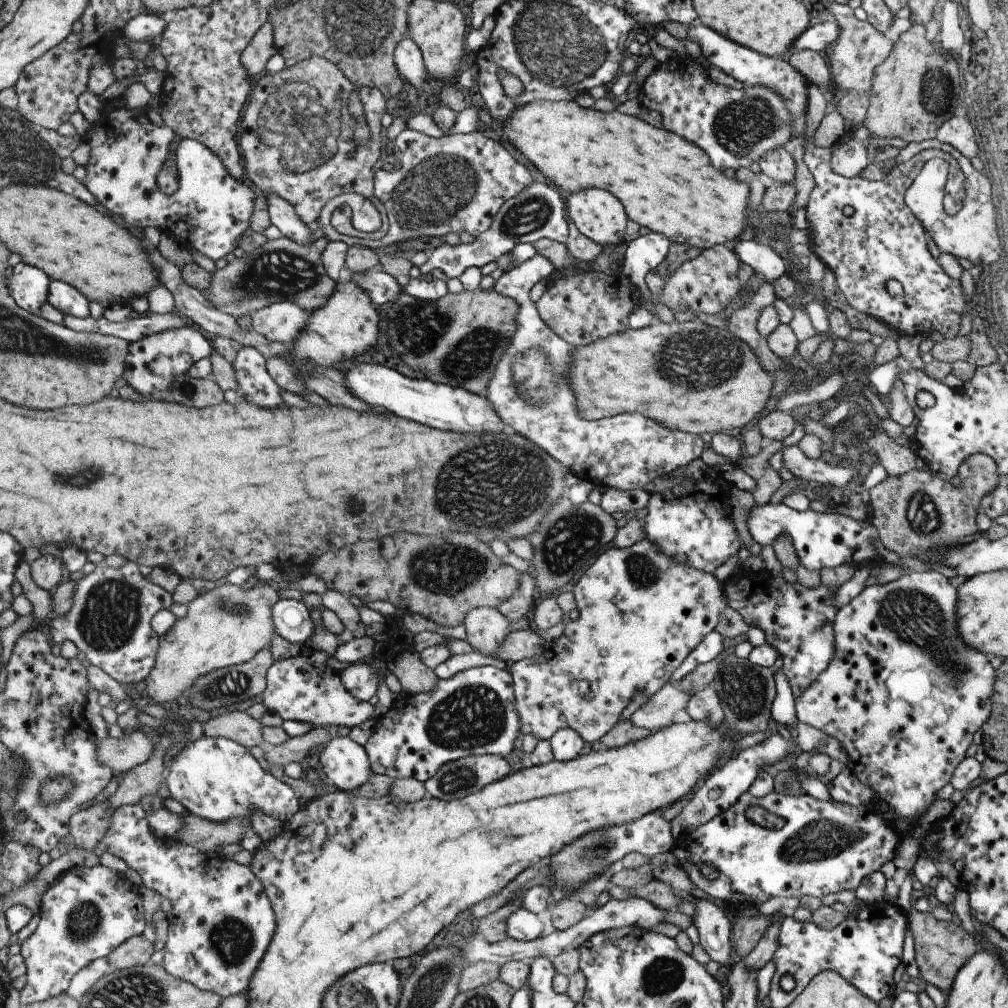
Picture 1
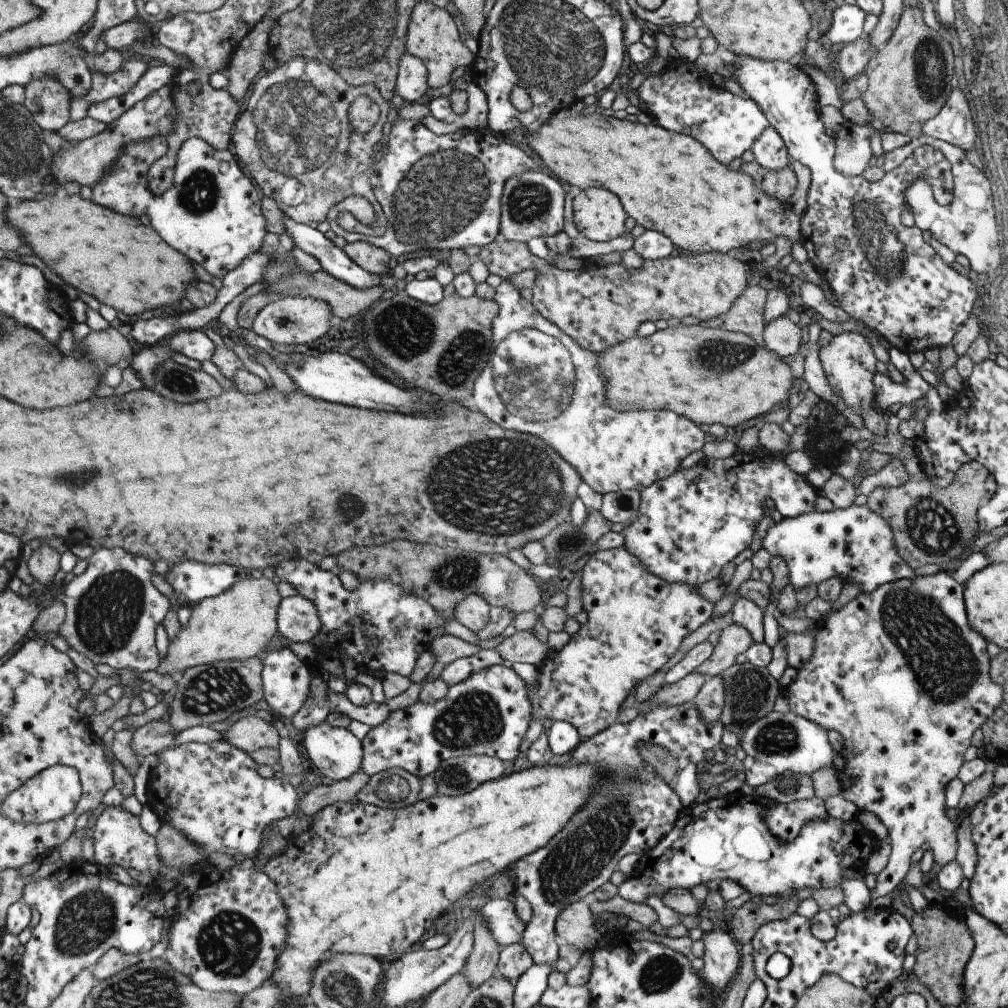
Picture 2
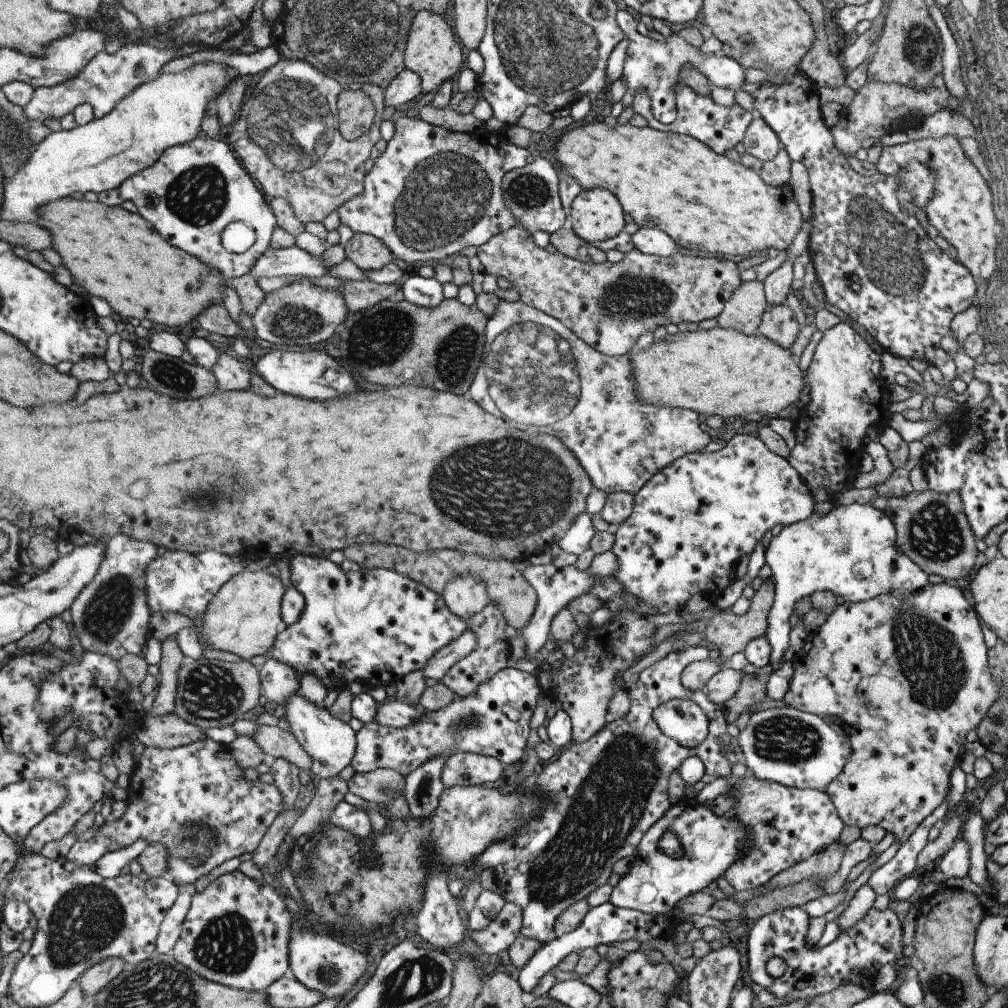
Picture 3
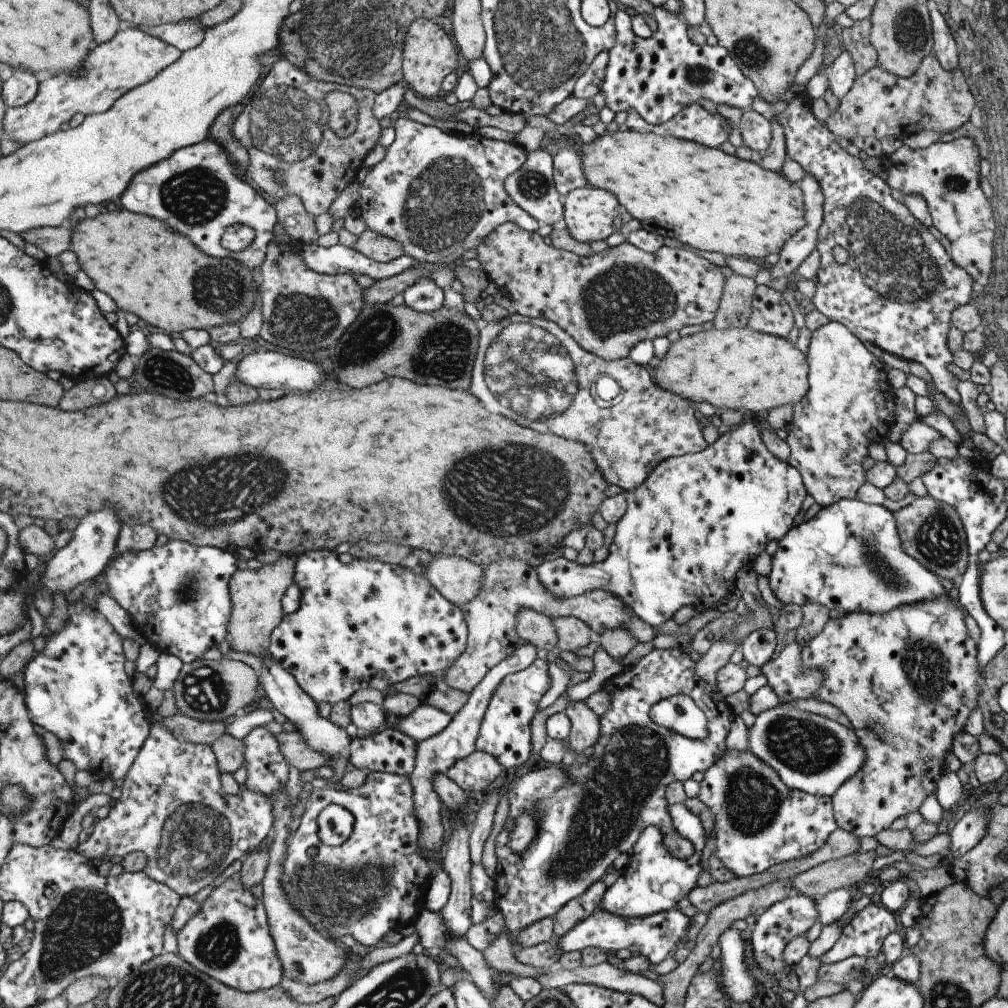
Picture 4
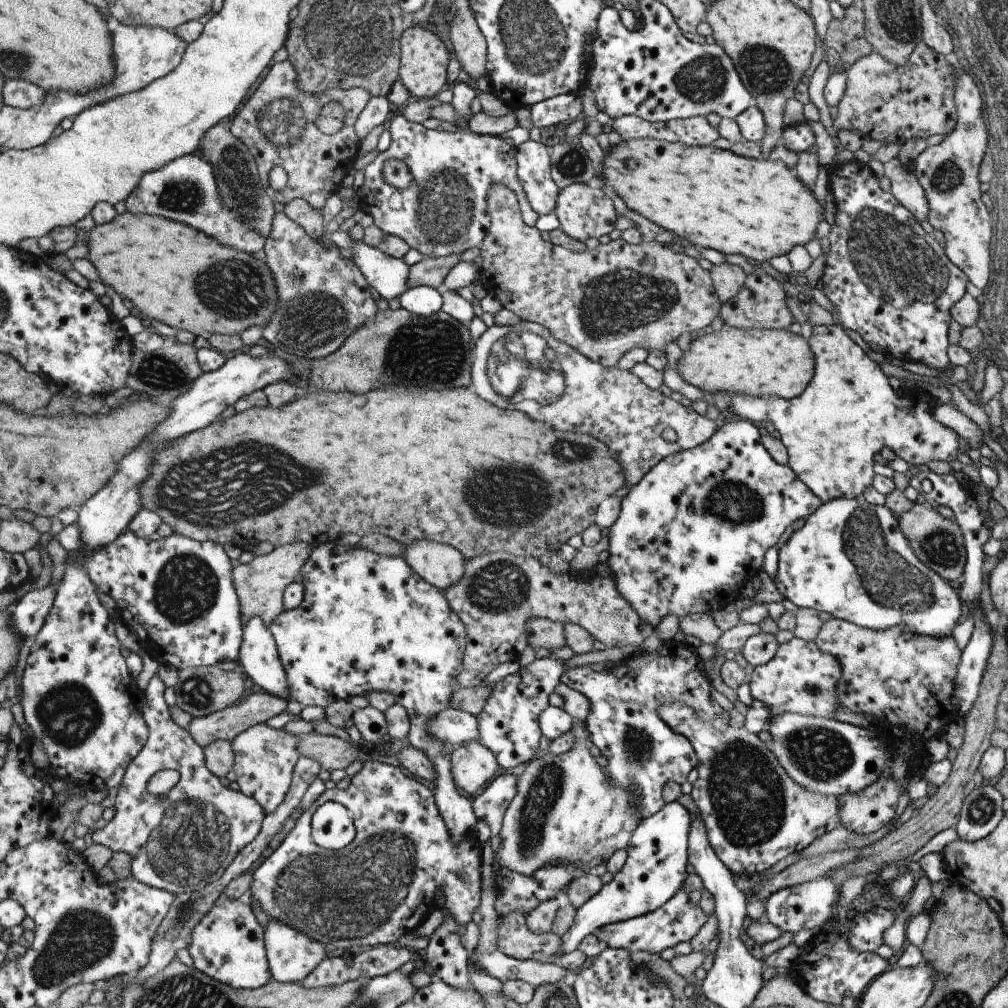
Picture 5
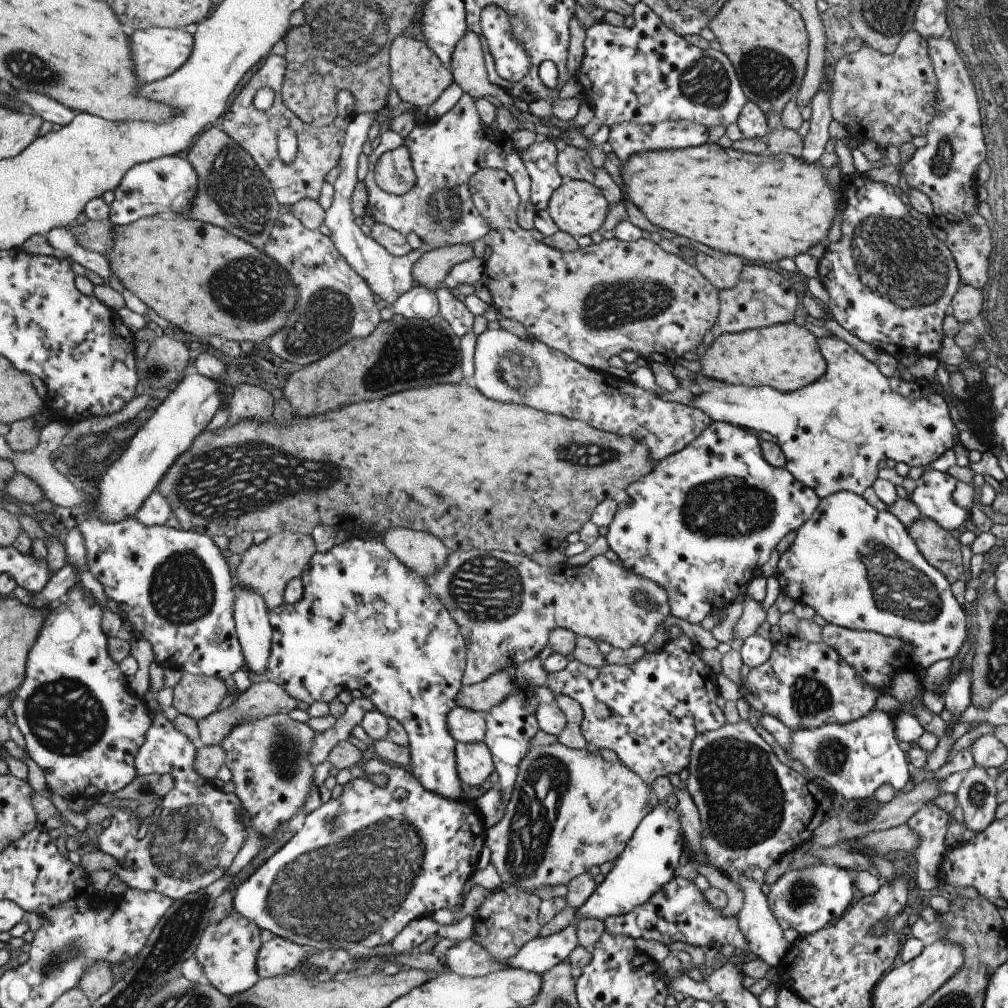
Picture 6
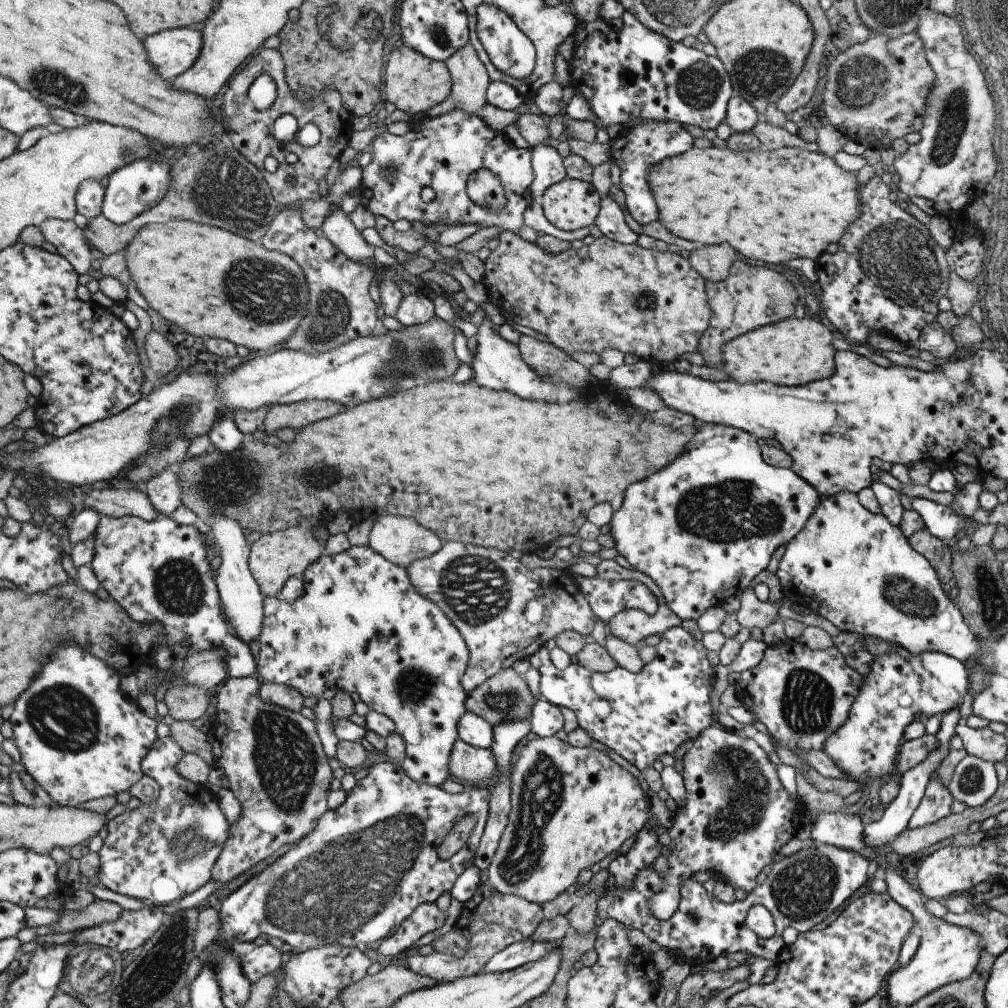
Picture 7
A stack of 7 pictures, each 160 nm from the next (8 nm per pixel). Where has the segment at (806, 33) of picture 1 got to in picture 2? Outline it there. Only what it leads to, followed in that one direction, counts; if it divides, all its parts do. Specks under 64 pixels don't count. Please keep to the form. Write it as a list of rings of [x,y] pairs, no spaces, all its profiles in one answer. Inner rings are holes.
[[[841,4],[833,9],[832,14],[829,28],[819,35],[817,42],[847,44],[863,34],[861,26],[866,14],[859,7]]]

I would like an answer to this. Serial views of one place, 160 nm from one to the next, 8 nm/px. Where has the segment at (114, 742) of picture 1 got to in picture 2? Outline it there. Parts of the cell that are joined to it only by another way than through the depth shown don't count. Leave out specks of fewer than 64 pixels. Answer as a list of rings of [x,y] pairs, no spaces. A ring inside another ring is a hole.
[[[151,721],[134,731],[132,747],[139,758],[173,748],[178,731],[167,722]]]

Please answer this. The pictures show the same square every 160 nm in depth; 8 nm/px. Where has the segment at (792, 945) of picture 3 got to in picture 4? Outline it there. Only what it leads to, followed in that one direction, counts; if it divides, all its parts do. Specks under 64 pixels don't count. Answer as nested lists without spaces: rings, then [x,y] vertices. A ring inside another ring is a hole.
[[[791,893],[783,900],[773,903],[769,908],[759,912],[755,916],[755,922],[751,924],[751,952],[755,964],[767,972],[778,977],[788,969],[784,963],[782,952],[785,945],[796,936],[803,935],[815,922],[816,911],[813,899],[805,895]],[[863,906],[845,926],[843,934],[826,953],[819,957],[823,966],[835,966],[844,958],[863,956],[873,959],[881,950],[883,939],[895,930],[895,918],[884,906]]]

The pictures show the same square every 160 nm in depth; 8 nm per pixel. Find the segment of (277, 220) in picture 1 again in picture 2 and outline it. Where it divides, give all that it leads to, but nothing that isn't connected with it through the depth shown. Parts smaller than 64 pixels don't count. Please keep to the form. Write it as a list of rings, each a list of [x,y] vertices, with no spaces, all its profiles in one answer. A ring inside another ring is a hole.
[[[291,217],[284,218],[287,234],[295,245],[303,252],[311,254],[318,260],[320,268],[333,278],[357,290],[367,290],[375,287],[375,277],[354,262],[330,240],[325,238],[319,230],[307,226],[305,223],[294,221]]]

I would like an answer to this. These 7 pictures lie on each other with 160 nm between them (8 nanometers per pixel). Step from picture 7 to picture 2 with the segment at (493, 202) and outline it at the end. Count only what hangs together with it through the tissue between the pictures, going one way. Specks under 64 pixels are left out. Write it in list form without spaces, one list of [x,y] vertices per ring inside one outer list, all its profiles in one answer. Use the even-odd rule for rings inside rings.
[[[499,235],[493,242],[480,248],[477,258],[483,262],[488,274],[496,274],[501,279],[507,279],[521,270],[535,270],[538,276],[531,288],[531,304],[543,318],[559,327],[579,346],[594,353],[600,353],[603,349],[635,335],[636,328],[643,321],[654,322],[661,318],[665,320],[668,318],[680,319],[685,316],[693,316],[701,321],[725,314],[733,301],[747,287],[744,264],[726,253],[717,251],[698,255],[678,251],[661,260],[643,261],[639,269],[630,269],[621,264],[614,264],[588,272],[566,271],[556,269],[551,262],[547,262],[547,259],[540,259],[532,255],[526,243],[508,241]]]

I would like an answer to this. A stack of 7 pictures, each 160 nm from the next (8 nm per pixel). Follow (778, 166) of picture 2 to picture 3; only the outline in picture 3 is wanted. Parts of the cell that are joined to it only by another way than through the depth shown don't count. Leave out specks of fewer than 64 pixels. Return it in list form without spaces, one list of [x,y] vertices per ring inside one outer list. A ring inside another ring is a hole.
[[[755,115],[745,129],[742,144],[745,153],[762,160],[762,162],[771,160],[777,154],[777,151],[782,148],[777,135],[758,115]]]

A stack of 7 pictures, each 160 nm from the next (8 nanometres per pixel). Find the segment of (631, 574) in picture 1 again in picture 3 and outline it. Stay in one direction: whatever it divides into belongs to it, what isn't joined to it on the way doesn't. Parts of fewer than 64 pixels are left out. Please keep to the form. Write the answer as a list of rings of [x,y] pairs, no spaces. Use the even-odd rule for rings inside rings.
[[[609,550],[594,555],[587,567],[588,573],[599,582],[589,589],[591,596],[601,601],[601,607],[615,612],[615,616],[602,625],[590,627],[583,646],[573,656],[565,657],[559,668],[550,670],[554,703],[569,717],[574,742],[586,741],[607,724],[608,702],[620,686],[621,674],[656,647],[653,634],[657,628],[647,621],[646,615],[659,613],[658,608],[623,590],[614,577],[617,566],[616,556]]]

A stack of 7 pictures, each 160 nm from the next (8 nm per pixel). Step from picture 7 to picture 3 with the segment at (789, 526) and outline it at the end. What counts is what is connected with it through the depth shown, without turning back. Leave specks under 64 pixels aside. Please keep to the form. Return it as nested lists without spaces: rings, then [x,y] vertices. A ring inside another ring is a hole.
[[[737,434],[726,442],[723,448],[712,453],[699,451],[696,453],[687,453],[671,464],[664,466],[658,473],[655,473],[643,486],[632,495],[633,506],[631,514],[618,526],[612,544],[611,551],[617,559],[617,570],[614,577],[619,581],[624,591],[635,595],[640,601],[653,605],[658,608],[658,612],[668,613],[670,610],[681,611],[685,608],[685,603],[691,596],[697,593],[703,593],[705,596],[714,601],[721,596],[721,592],[731,583],[729,576],[733,575],[733,564],[741,556],[749,555],[761,542],[761,538],[766,531],[771,532],[775,524],[782,527],[795,523],[803,522],[811,518],[813,510],[812,491],[810,491],[805,482],[799,477],[799,474],[787,463],[786,459],[781,458],[778,454],[767,450],[767,447],[760,441],[755,434]],[[551,563],[546,565],[527,565],[522,570],[524,579],[536,594],[536,607],[534,608],[531,618],[521,630],[522,637],[525,641],[524,660],[530,660],[531,657],[538,656],[537,650],[543,646],[545,640],[549,637],[548,628],[556,612],[567,606],[567,603],[580,594],[589,593],[589,589],[599,583],[598,579],[592,577],[588,571],[577,570],[574,565],[557,569]]]

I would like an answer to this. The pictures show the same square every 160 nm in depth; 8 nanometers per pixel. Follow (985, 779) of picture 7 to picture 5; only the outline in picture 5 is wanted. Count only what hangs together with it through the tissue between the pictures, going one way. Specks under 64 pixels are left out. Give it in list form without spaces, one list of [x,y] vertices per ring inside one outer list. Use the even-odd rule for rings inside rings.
[[[985,783],[976,785],[971,792],[968,792],[964,796],[954,826],[958,839],[970,843],[987,836],[1001,820],[1003,799],[995,787]]]

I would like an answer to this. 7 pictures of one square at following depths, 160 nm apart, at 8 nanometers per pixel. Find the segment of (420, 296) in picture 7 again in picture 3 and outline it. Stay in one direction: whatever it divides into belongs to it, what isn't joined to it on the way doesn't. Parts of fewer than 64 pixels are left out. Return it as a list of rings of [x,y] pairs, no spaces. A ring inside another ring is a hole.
[[[417,274],[404,276],[399,283],[399,288],[405,301],[423,308],[433,308],[444,298],[442,284],[433,277],[420,277]]]

